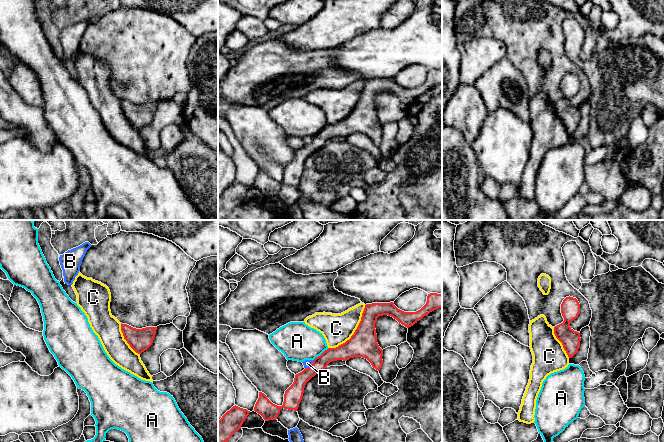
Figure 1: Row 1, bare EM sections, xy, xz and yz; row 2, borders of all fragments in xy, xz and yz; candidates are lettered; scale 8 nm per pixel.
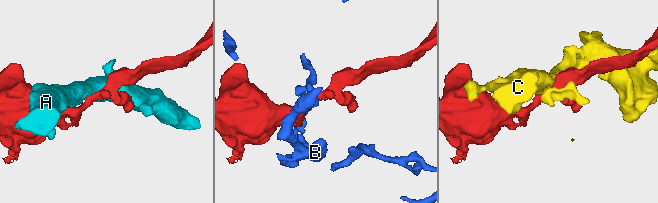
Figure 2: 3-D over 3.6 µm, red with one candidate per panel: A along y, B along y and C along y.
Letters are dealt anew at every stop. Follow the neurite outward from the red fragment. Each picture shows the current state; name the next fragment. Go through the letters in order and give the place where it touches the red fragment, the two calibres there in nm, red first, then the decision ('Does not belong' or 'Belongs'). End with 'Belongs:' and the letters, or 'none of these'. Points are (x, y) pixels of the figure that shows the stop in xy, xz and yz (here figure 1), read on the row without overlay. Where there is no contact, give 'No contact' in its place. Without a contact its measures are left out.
A: Touches red at xz (321, 130). Thickness 150 nm (red) against 300 nm. Does not belong
B: Touches red at xz (311, 142). Thickness 130 nm (red) against 60 nm. Does not belong
C: Touches red at xz (354, 108). Thickness 220 nm (red) against 240 nm. Does not belong
Belongs: none of these

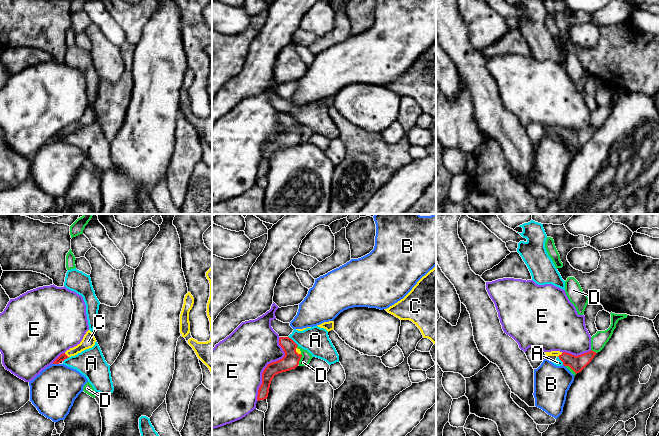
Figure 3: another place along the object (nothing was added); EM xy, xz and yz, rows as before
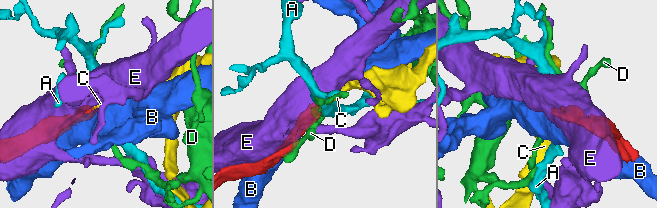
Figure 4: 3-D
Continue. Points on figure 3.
A: Touches red at xz (292, 116). Thickness 130 nm (red) against 220 nm. Does not belong
B: Touches red at xy (56, 139). Thickness 60 nm (red) against 360 nm. Does not belong
C: Touches red at yz (559, 131). Thickness 130 nm (red) against 50 nm. Belongs
D: Touches red at xz (300, 134). Thickness 130 nm (red) against 80 nm. Does not belong
E: Touches red at xz (267, 141). Thickness 130 nm (red) against 440 nm. Does not belong
Belongs: C

